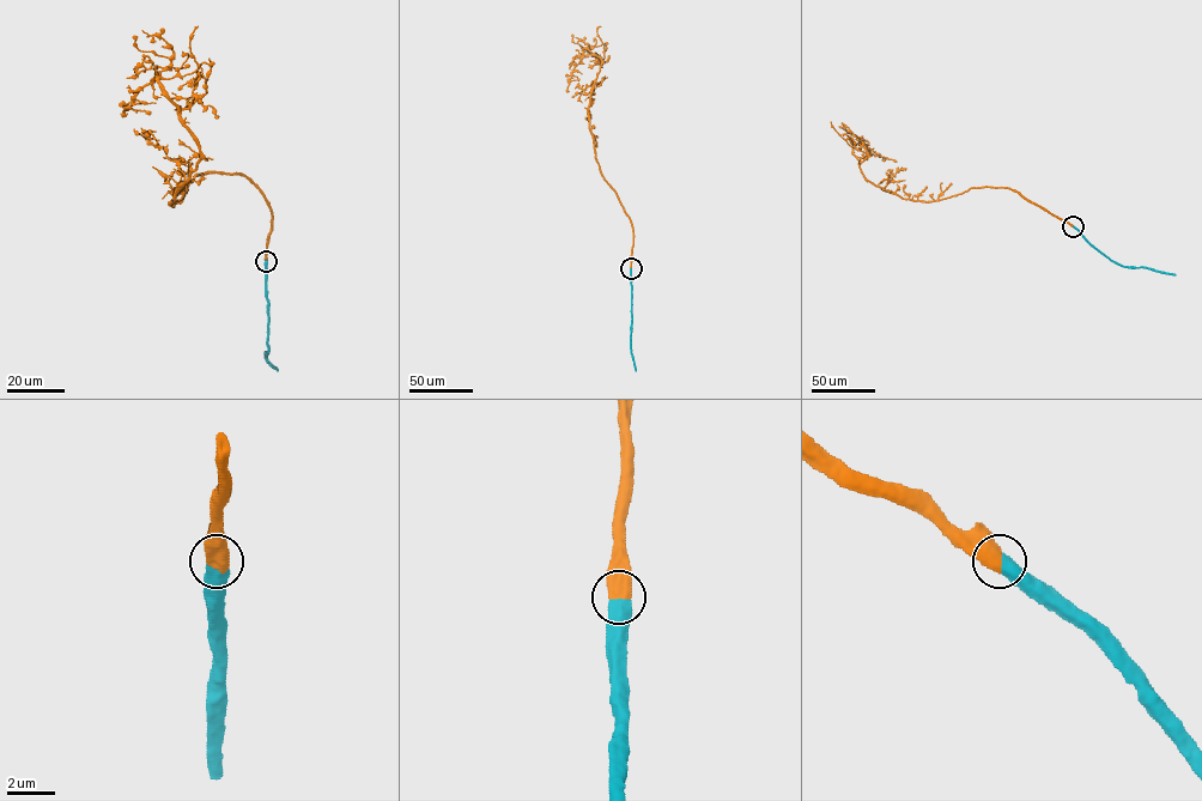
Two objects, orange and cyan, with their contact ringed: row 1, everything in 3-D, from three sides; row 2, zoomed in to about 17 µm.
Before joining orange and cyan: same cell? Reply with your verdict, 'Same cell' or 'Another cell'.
Same cell

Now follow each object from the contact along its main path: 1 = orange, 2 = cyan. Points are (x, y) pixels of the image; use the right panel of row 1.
1: (1073, 226), (1008, 188), (970, 188), (933, 201), (903, 199), (866, 178), (853, 147), (863, 143), (897, 162)
2: (1073, 226), (1092, 246), (1123, 266), (1175, 275)

